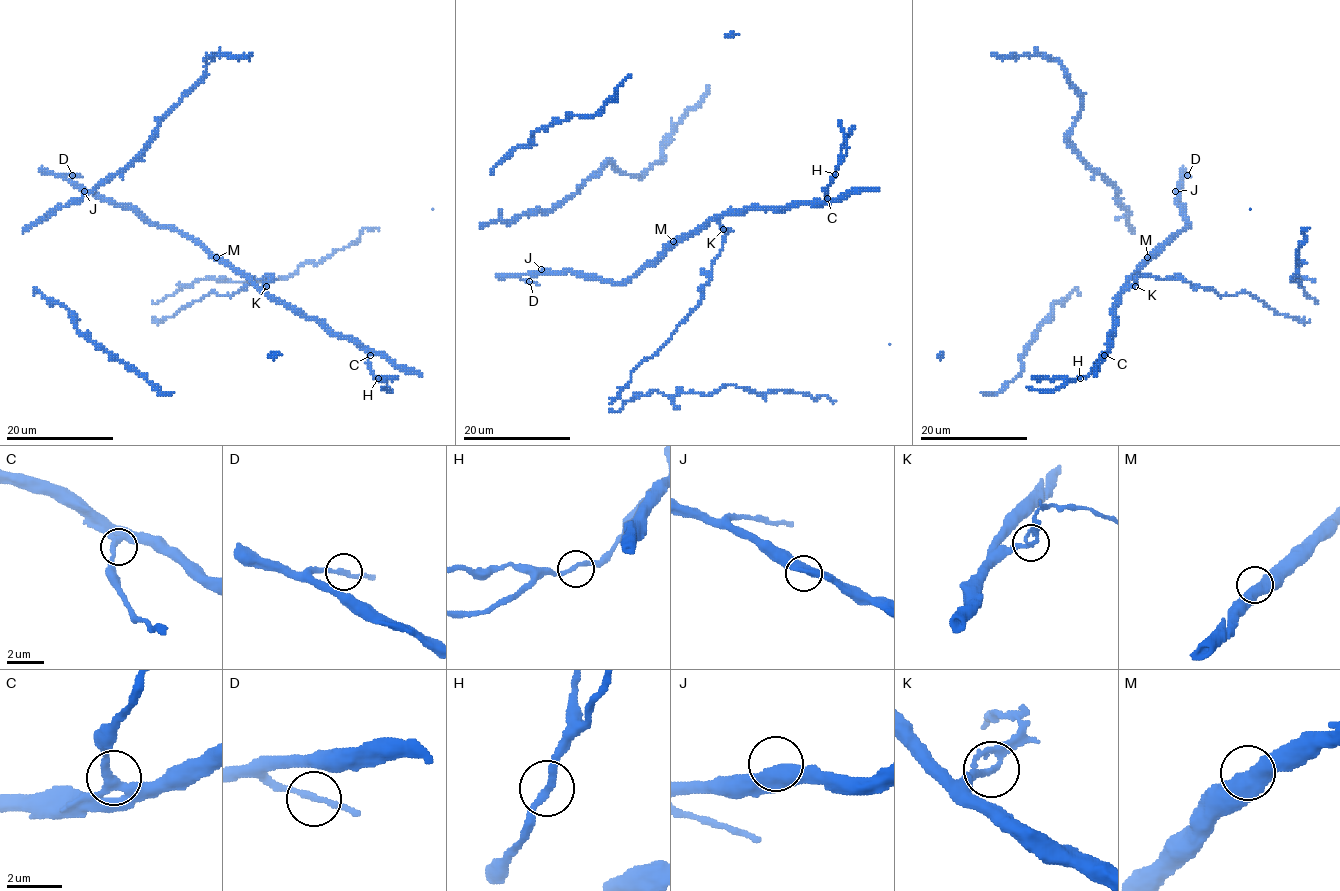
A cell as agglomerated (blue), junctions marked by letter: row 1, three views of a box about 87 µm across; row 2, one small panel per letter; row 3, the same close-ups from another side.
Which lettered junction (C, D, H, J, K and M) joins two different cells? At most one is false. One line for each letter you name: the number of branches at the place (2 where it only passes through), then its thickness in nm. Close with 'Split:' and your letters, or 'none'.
K: 2 | 240 nm
Split: K

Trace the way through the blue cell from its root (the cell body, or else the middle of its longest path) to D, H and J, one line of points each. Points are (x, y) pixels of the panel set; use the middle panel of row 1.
D: (673, 244), (619, 283), (600, 281), (574, 272), (529, 272), (520, 277), (529, 281)
H: (673, 244), (700, 232), (722, 215), (739, 214), (749, 209), (819, 205), (835, 174)
J: (673, 244), (619, 283), (600, 281), (574, 272), (541, 269)

